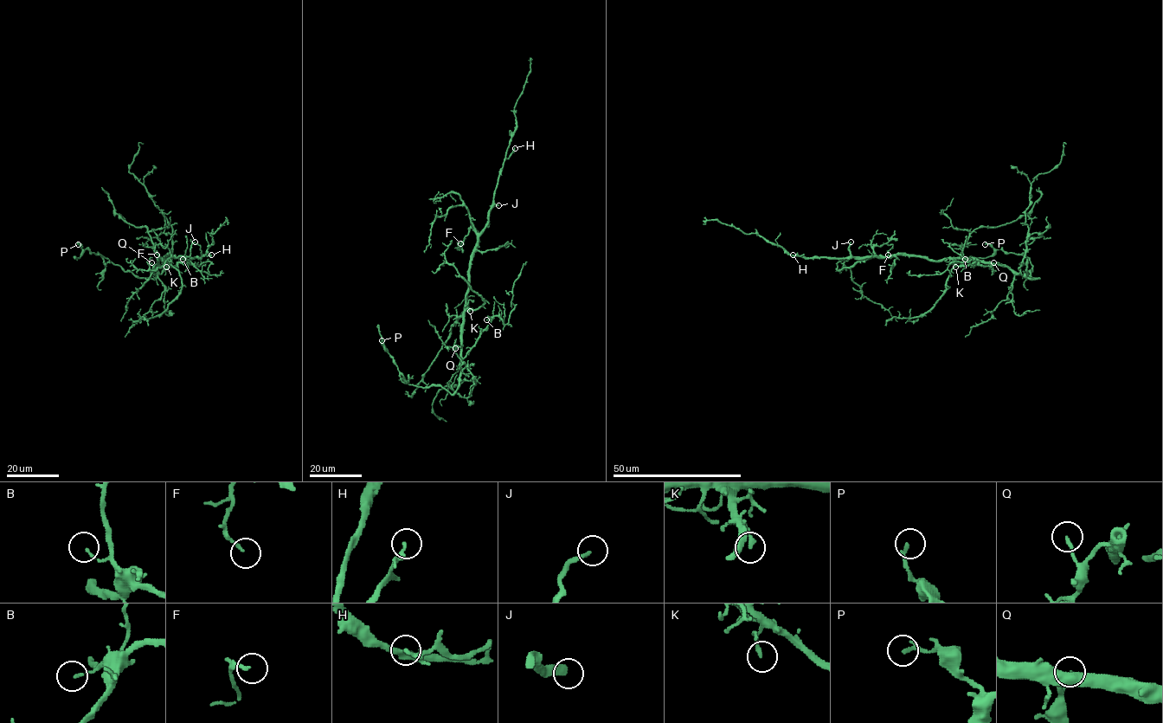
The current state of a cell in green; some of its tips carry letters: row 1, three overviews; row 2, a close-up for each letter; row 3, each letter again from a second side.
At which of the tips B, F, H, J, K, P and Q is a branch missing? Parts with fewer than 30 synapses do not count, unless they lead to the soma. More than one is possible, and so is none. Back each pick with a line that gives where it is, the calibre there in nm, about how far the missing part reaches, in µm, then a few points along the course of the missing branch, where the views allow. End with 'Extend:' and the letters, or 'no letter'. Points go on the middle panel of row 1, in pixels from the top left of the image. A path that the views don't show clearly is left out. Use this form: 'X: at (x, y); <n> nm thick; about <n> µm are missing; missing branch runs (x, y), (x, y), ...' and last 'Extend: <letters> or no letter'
J: at (498, 205); 280 nm thick; about 30 µm are missing; missing branch runs (498, 205), (499, 229), (514, 261)
Extend: J

